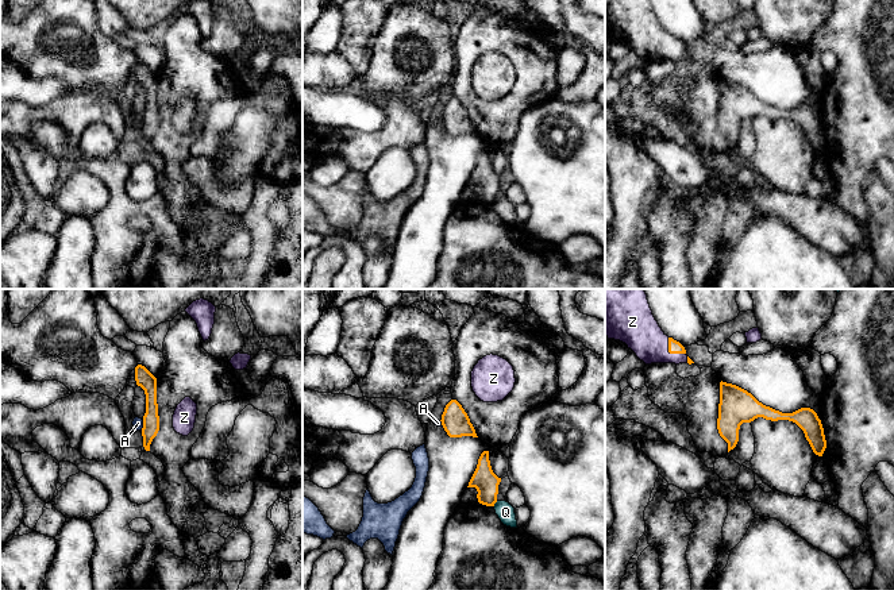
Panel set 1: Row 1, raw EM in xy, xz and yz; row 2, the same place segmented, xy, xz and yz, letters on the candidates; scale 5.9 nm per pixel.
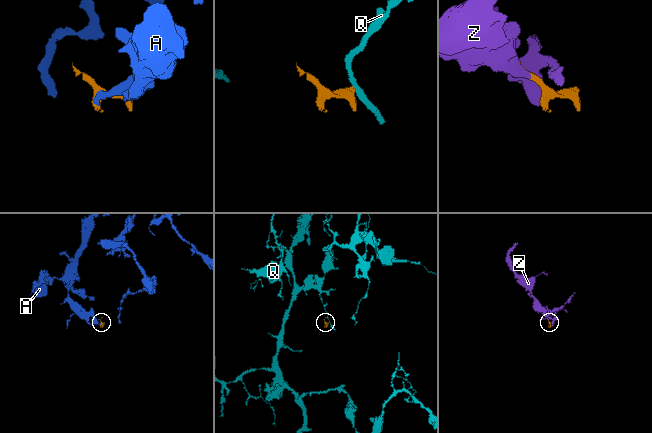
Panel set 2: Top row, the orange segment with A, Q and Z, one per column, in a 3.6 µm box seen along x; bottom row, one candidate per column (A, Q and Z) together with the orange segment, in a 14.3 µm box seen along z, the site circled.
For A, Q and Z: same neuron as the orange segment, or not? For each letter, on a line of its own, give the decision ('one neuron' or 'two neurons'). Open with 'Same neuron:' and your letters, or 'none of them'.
Same neuron: Z
A: two neurons
Q: two neurons
Z: one neuron

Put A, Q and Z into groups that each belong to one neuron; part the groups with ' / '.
A / Q / Z

